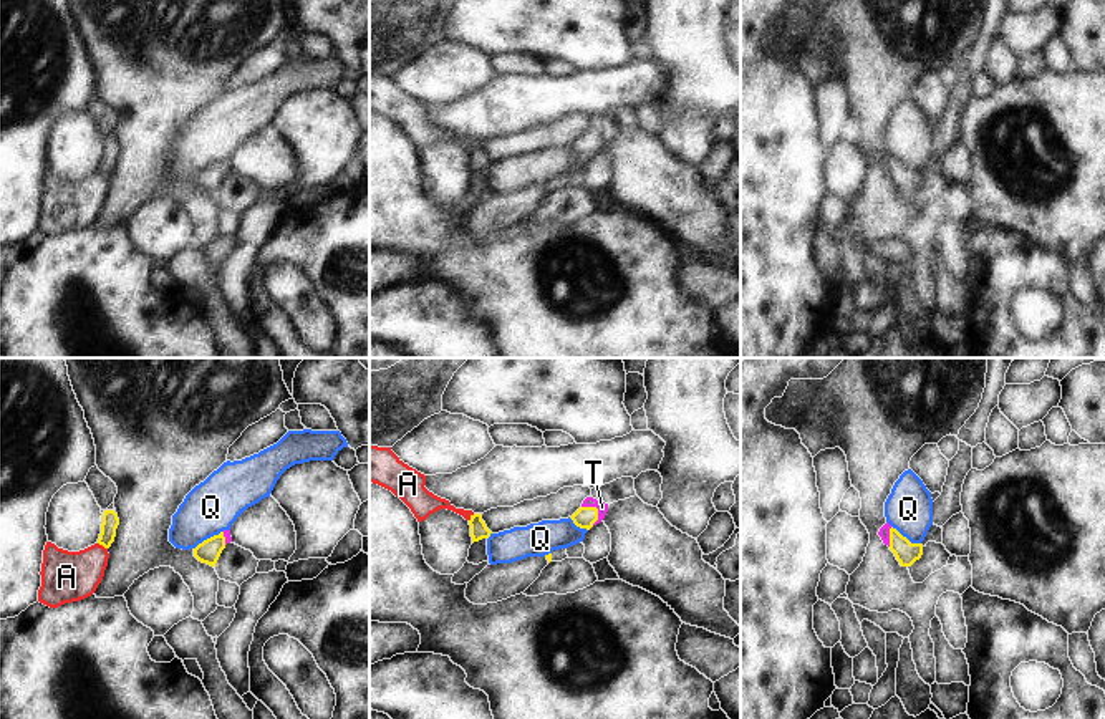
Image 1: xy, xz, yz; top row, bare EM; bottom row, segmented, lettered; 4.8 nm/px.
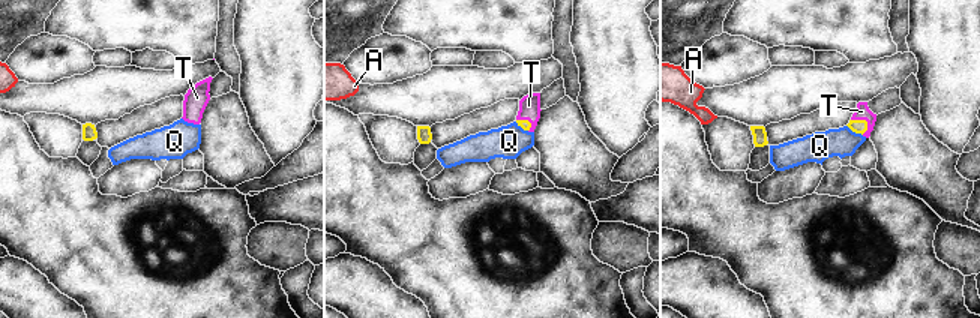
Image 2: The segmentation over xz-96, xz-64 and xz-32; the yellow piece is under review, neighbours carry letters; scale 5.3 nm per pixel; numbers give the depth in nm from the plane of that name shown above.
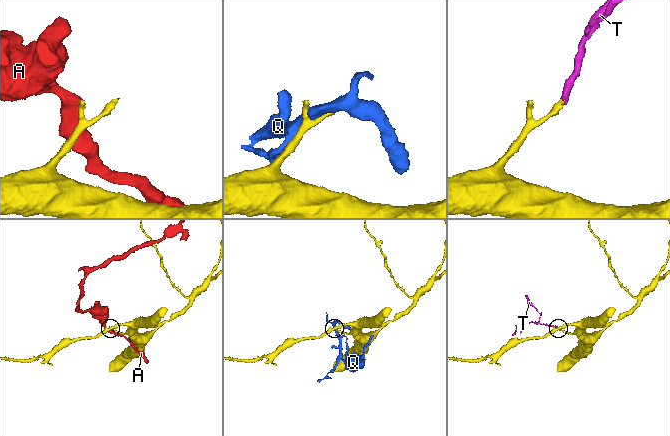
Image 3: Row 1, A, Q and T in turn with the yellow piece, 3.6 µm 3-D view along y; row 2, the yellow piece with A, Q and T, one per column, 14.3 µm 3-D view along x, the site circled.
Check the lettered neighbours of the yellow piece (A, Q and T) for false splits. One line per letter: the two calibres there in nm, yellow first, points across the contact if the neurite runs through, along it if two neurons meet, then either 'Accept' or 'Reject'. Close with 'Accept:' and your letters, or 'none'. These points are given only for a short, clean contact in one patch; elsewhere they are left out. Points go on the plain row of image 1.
A: Thickness 80 nm (yellow) against 240 nm. Reject
Q: Thickness 110 nm (yellow) against 260 nm. Reject
T: Thickness 100 nm (yellow) against 50 nm. Path across: xz (583, 146), (597, 138), (602, 136). Accept
Accept: T

